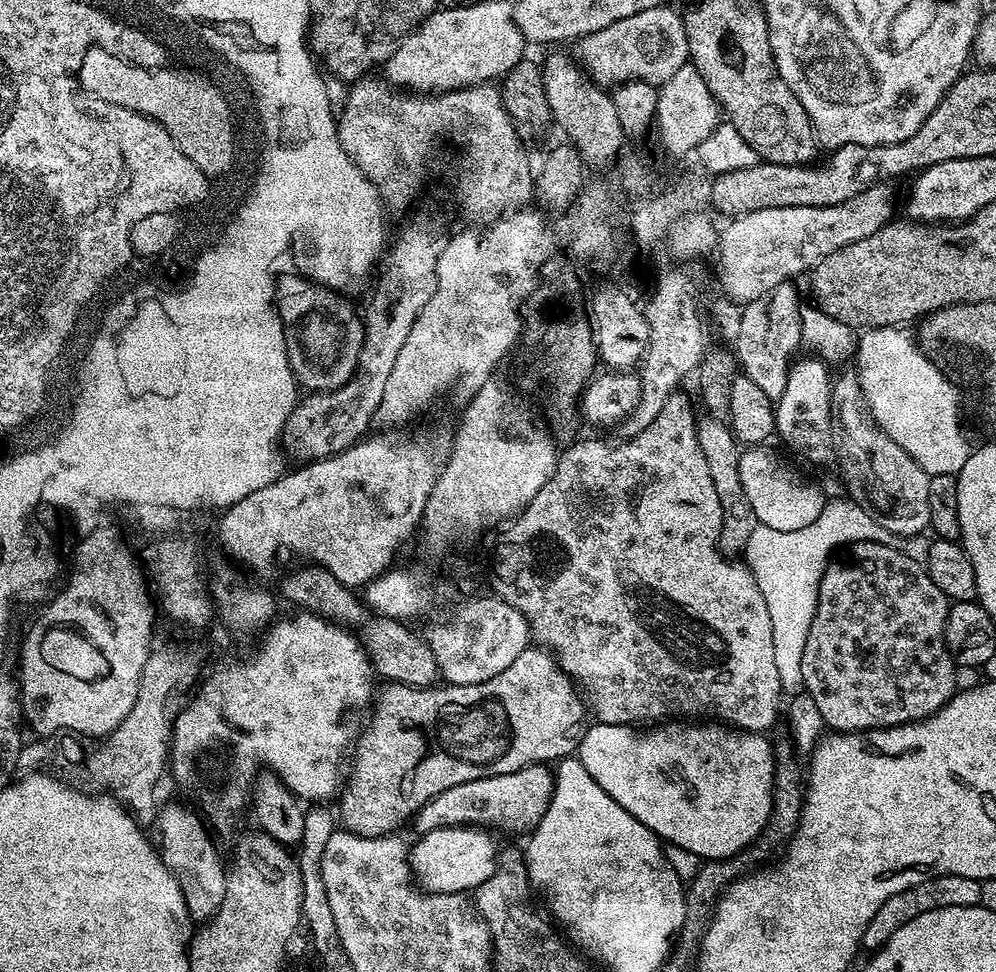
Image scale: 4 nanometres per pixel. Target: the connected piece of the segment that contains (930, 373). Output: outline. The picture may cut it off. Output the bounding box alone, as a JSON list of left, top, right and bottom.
[854,326,970,476]

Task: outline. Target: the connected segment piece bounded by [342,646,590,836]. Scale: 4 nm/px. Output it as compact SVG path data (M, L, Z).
M530 646L526 650L522 650L522 654L518 654L518 658L514 658L514 662L510 662L510 666L506 666L506 670L502 670L502 674L494 674L494 678L490 678L486 682L474 682L473 684L450 684L445 683L444 688L438 688L439 686L431 687L416 687L414 685L400 684L388 682L384 684L385 688L379 689L378 695L374 700L374 707L371 709L370 715L367 717L366 723L363 725L362 731L356 738L356 743L350 752L350 764L352 760L352 773L347 773L346 779L342 784L342 796L344 792L344 820L342 816L342 824L349 832L353 832L355 836L386 836L395 833L400 830L400 827L404 823L411 821L415 817L416 812L422 806L426 806L426 802L430 802L430 798L434 798L438 794L442 794L442 790L450 790L450 786L458 786L462 782L470 782L471 780L477 780L478 778L490 778L491 776L497 776L498 774L510 774L514 770L522 770L528 764L548 764L549 762L559 762L564 759L565 756L573 755L579 749L582 738L584 737L585 728L590 724L590 712L586 707L585 697L582 695L581 689L577 687L573 680L568 677L560 669L560 665L556 663L556 657L551 652L545 650L540 646Z

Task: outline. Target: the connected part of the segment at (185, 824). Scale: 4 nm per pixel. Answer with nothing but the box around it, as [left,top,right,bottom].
[156,804,227,922]

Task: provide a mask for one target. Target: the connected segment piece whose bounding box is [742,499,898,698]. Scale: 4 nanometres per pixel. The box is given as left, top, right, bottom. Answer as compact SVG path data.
M829 499L822 514L810 526L802 526L802 530L770 530L770 526L757 523L742 553L743 563L754 574L754 582L758 582L758 590L762 590L762 598L766 598L770 610L778 682L781 693L788 698L804 691L802 650L806 650L806 634L810 632L810 622L818 606L822 574L834 554L858 542L878 542L891 548L898 544L898 537L886 531L867 507L848 500Z

